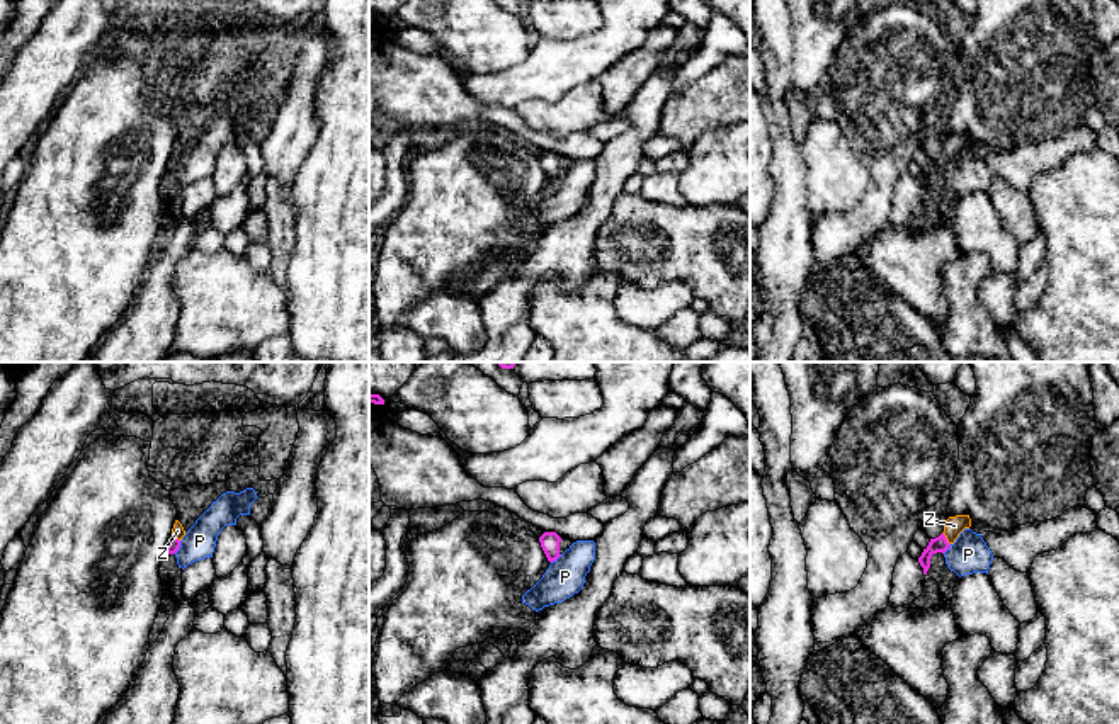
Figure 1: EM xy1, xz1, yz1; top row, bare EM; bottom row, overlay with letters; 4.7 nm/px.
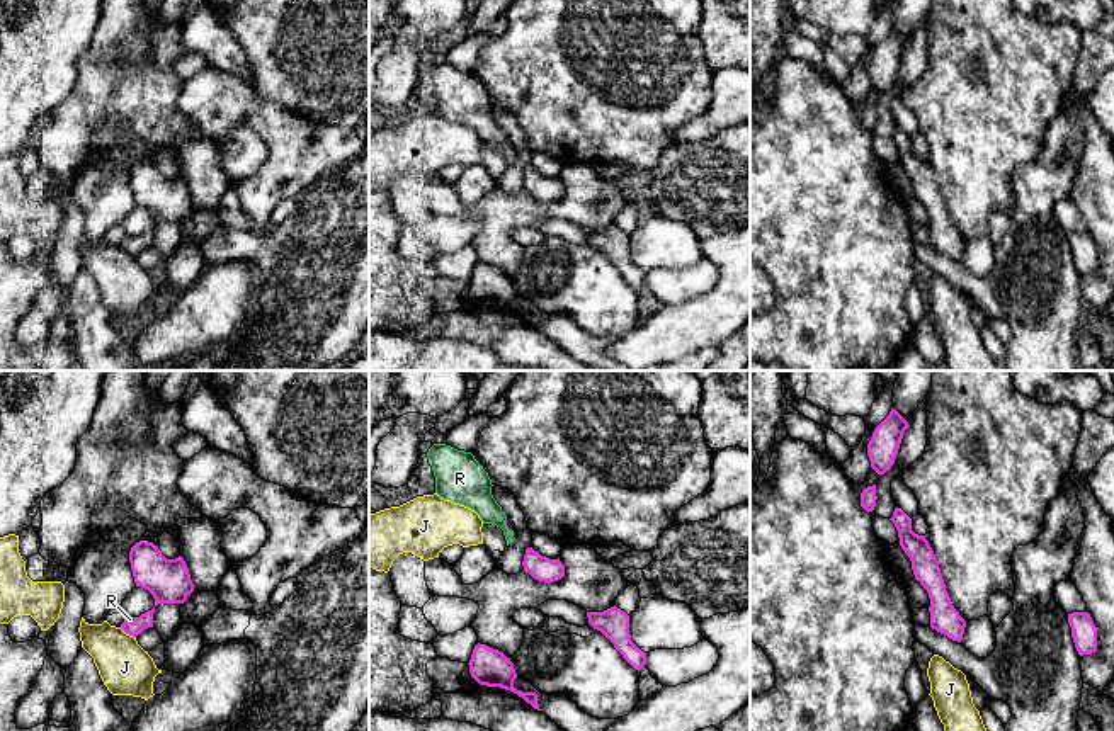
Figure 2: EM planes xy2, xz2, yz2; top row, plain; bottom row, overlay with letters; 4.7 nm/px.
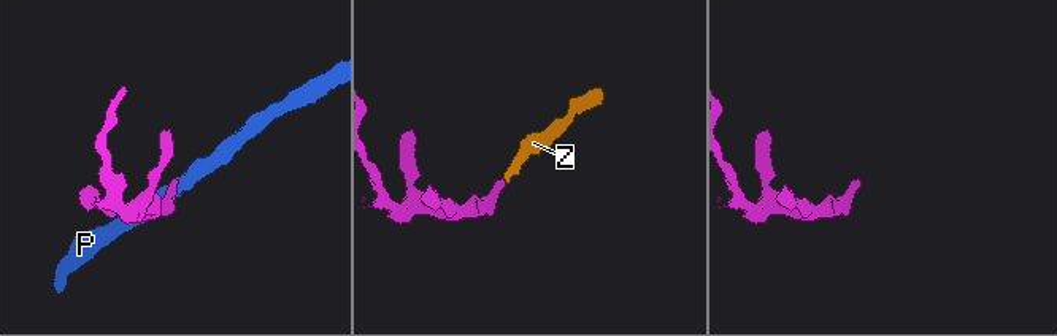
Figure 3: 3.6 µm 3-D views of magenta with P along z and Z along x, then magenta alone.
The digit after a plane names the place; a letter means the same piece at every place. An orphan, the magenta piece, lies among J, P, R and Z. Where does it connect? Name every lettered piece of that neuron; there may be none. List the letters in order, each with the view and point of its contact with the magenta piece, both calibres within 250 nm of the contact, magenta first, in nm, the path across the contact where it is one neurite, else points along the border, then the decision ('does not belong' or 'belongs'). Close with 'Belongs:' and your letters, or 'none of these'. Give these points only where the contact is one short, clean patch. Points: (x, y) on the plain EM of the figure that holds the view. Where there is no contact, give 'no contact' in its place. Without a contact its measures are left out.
J: meets magenta in xy2 at (128, 252); 100 nm thick on the magenta side, 240 nm on the other; border along xy2 (121, 249), (135, 257); does not belong
P: meets magenta in xy1 at (179, 165); 60 nm thick on the magenta side, 160 nm on the other; border along xy1 (181, 160), (174, 172); does not belong
R: meets magenta in xy2 at (130, 242); 170 nm thick on the magenta side, 30 nm on the other; runs through xy2 (167, 204), (153, 228), (130, 242), (130, 238); belongs
Z: meets magenta in yz1 at (946, 158); 80 nm thick on the magenta side, 90 nm on the other; runs through yz1 (939, 164), (946, 158), (954, 145); belongs
Belongs: R, Z

